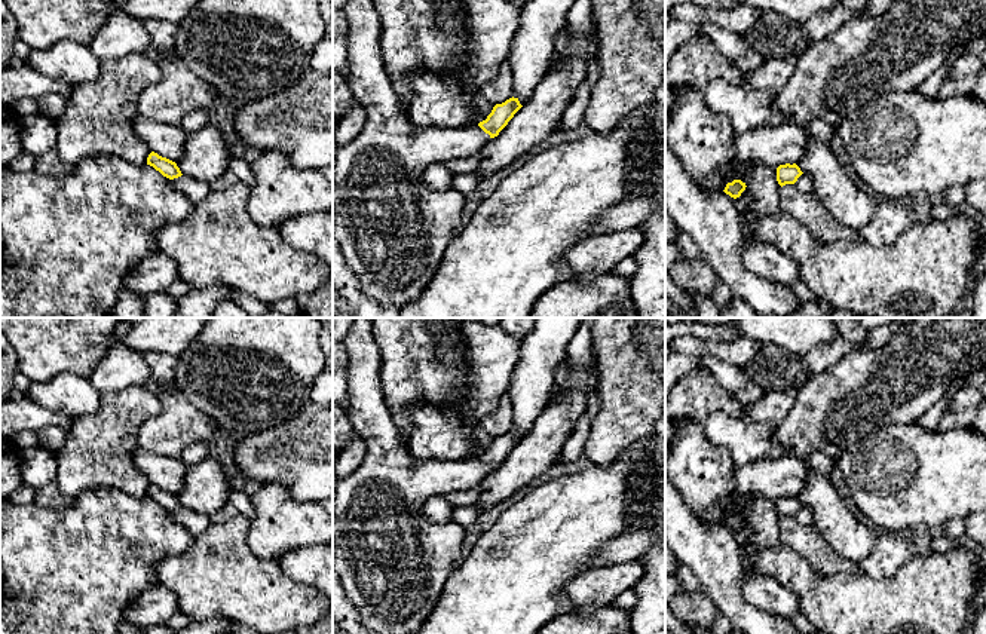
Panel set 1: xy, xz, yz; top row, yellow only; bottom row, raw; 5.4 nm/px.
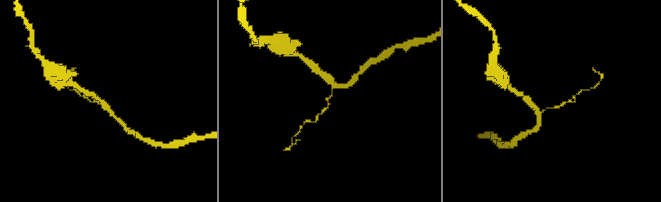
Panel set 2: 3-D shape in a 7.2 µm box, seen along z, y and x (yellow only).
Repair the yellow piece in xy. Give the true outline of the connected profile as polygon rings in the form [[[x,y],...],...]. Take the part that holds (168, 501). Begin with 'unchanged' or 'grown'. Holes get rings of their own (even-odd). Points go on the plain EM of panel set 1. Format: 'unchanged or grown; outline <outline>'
unchanged; outline [[[154,484],[148,487],[147,497],[153,499],[156,503],[159,503],[163,509],[169,512],[174,512],[183,508],[175,494],[166,490],[162,490]]]

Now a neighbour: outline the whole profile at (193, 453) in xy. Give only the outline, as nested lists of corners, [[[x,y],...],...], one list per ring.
[[[200,441],[186,445],[186,448],[178,454],[178,457],[187,465],[193,466],[209,456],[211,441]]]

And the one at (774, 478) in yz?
[[[799,456],[760,459],[737,466],[734,493],[720,503],[720,508],[740,512],[744,503],[753,497],[778,500],[786,496],[797,496],[811,472],[811,465]]]

